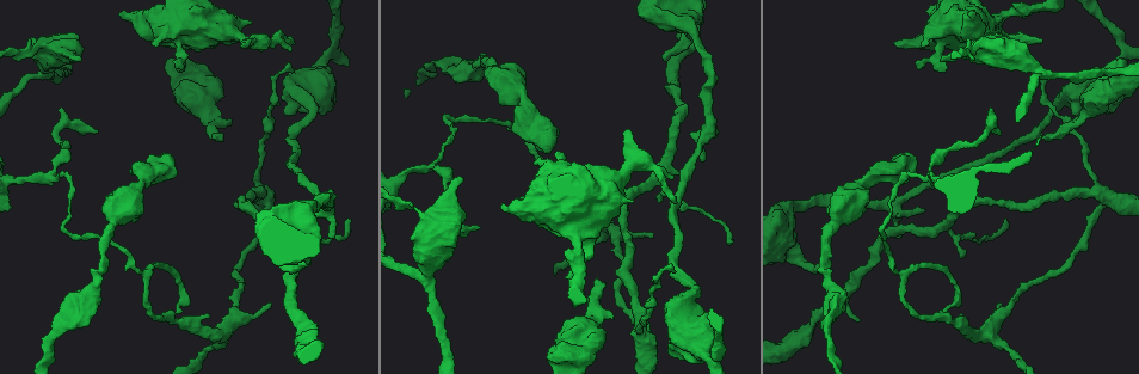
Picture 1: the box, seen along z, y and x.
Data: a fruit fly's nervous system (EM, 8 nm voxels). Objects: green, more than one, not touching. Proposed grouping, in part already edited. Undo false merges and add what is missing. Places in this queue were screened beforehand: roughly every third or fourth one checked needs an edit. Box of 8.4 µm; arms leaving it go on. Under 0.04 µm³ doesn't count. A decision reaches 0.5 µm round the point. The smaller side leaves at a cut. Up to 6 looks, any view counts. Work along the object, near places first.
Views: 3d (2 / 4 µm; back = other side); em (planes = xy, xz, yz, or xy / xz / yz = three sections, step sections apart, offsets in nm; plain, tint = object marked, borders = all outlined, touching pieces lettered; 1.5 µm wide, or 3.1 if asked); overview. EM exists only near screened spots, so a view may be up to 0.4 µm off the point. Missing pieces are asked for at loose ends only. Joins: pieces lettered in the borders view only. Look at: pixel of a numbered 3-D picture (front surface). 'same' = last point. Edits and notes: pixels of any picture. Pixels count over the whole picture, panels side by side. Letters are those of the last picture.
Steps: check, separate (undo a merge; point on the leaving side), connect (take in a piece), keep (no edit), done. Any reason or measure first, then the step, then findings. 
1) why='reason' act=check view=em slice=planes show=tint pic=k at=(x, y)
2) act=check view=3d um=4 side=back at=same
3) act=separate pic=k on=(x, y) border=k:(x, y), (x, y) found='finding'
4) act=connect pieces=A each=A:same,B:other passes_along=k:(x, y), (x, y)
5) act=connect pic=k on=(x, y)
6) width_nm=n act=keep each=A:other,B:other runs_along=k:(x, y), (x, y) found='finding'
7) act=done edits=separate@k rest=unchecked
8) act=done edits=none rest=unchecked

why='free end' act=check view=em slice=planes show=borders pic=1 at=(628, 129)

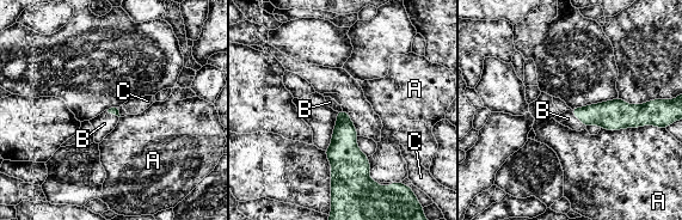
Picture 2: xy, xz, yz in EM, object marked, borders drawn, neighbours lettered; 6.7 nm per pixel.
longest_contact=A:360nm act=connect pieces=B each=A:other,B:same,C:other passes_along=2:(613, 115), (577, 117), (567, 118) found='it goes on there'

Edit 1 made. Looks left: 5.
act=check view=overview

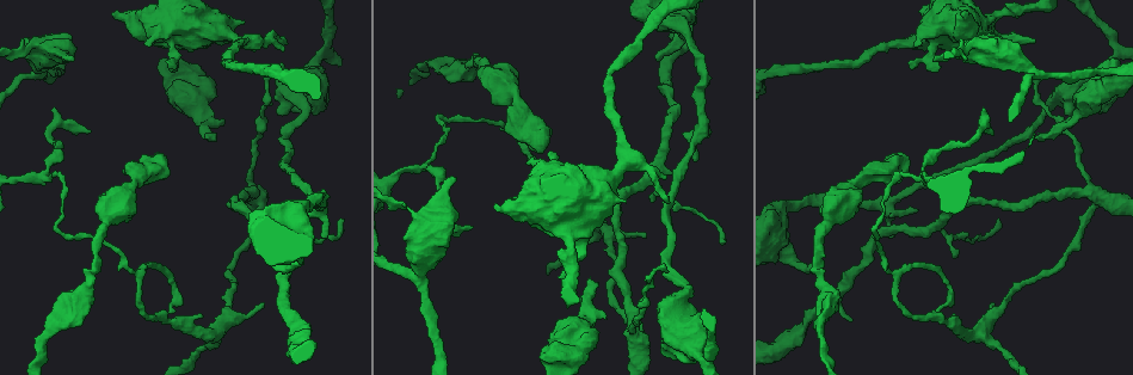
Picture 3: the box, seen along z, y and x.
why='an open end' act=check view=3d um=4 pic=3 at=(932, 59)

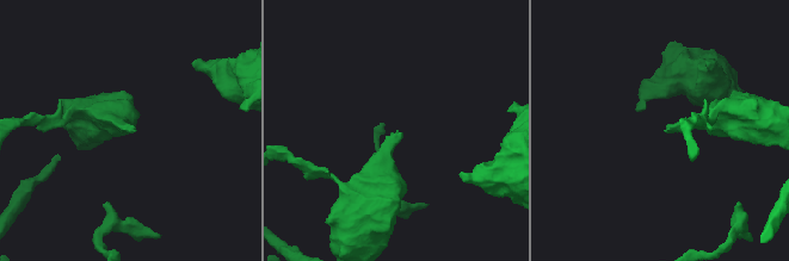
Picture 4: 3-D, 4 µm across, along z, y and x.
act=check view=em slice=planes show=tint pic=4 at=(401, 133)

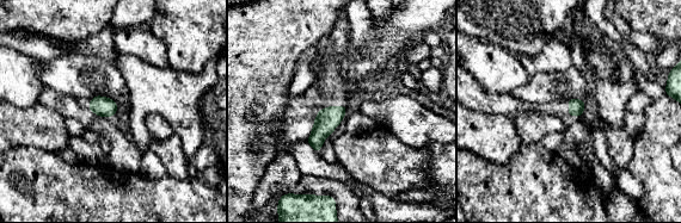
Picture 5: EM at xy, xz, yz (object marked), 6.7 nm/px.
why='what lies round it' act=check view=em slice=planes show=borders at=same

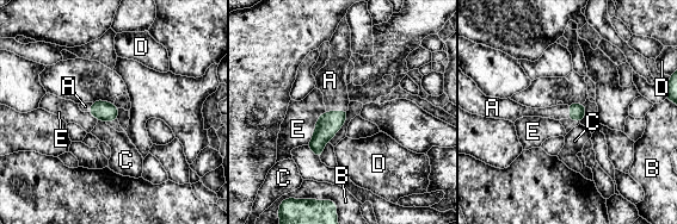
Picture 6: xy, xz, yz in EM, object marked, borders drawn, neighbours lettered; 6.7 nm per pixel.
longest_contact=E:260nm act=connect pieces=A each=A:same,B:other,C:other,D:other,E:other found='it goes on there'

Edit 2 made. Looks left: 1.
act=check view=em slice=xy step=8 show=borders pic=3 at=(587, 280)

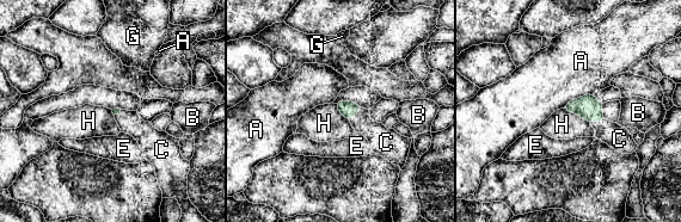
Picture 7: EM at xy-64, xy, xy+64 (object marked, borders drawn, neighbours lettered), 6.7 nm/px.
act=connect pieces=C each=A:other,B:other,C:same,E:other,G:other,H:other found='it goes on there'

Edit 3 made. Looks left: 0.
act=done edits=connect@2,connect@6,connect@7 rest=unchecked

